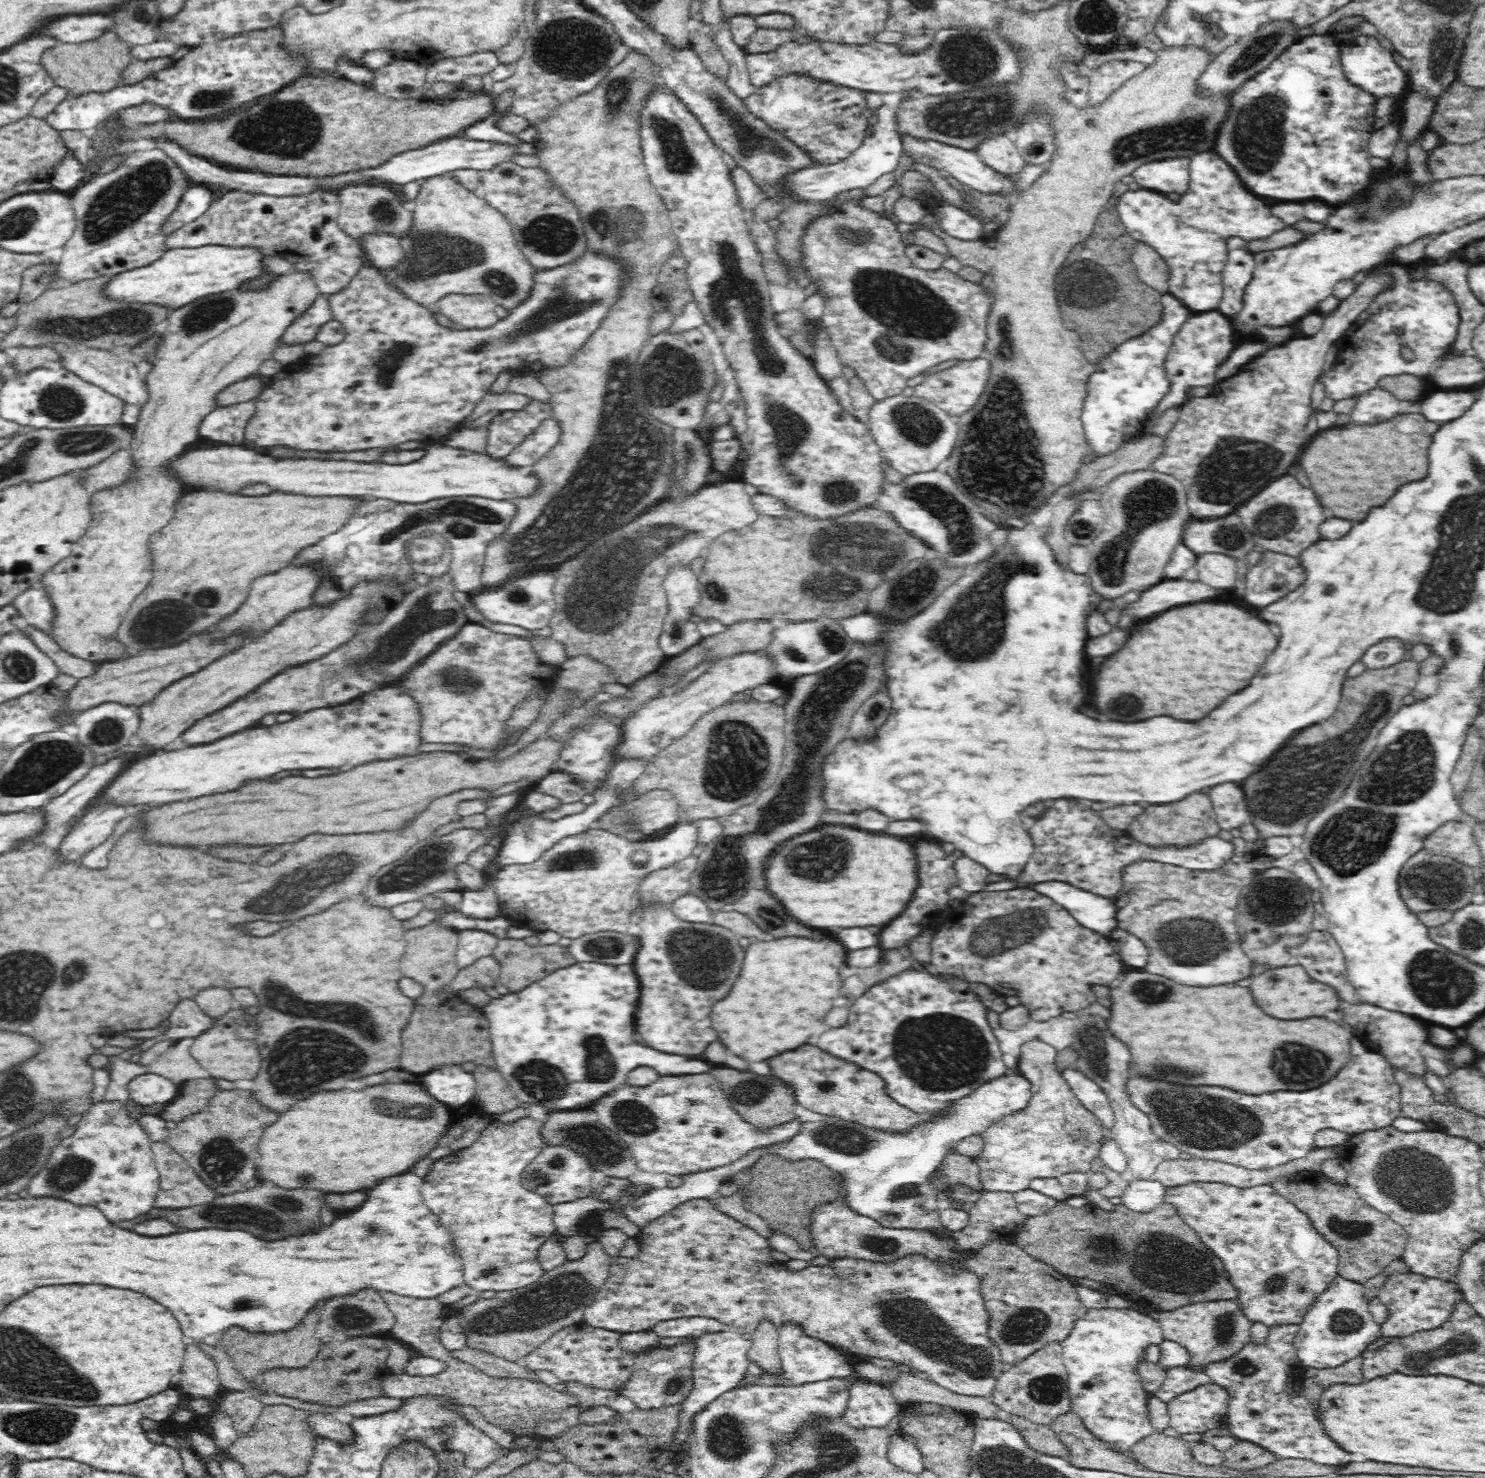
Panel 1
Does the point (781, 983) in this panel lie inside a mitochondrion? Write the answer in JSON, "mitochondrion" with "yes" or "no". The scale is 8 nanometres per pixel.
{"mitochondrion":"no"}

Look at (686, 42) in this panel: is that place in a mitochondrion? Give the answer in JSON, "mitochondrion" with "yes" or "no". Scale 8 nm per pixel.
{"mitochondrion":"no"}

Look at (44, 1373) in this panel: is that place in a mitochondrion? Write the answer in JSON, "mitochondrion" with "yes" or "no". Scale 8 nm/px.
{"mitochondrion":"yes"}

